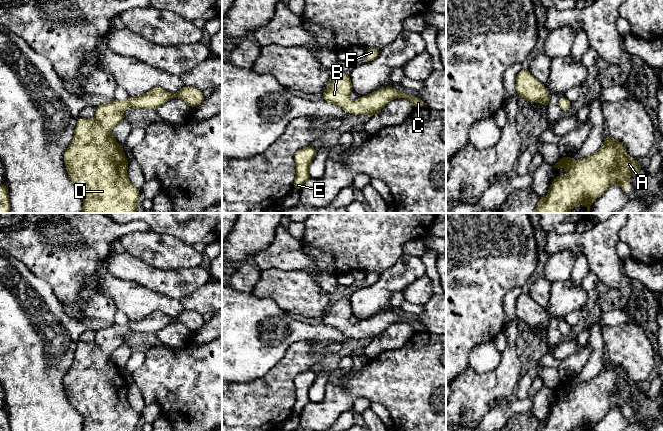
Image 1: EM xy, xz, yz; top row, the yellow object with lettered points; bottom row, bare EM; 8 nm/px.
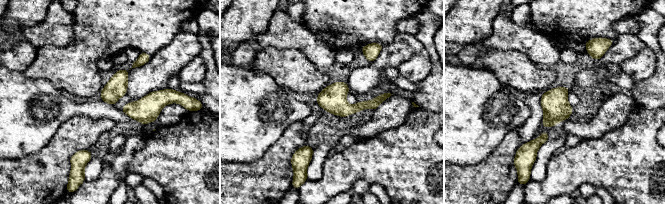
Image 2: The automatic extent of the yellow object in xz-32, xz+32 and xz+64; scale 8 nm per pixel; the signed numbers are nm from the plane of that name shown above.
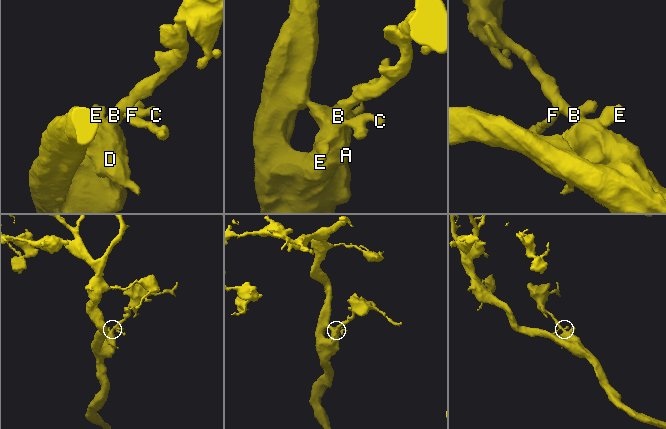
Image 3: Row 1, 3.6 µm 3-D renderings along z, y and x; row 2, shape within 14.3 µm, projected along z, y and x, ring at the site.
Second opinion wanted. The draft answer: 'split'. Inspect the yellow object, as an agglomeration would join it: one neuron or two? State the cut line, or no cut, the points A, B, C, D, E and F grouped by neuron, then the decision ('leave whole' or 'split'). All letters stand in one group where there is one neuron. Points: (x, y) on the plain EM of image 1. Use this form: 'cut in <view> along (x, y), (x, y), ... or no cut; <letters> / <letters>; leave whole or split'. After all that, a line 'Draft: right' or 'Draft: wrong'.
no cut; A B C D E F; leave whole
Draft: wrong

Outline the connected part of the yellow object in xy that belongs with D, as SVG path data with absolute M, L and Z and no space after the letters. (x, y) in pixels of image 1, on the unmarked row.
M159 310L139 321L129 321L127 325L113 322L109 327L95 332L95 341L77 344L73 364L64 376L66 394L72 407L83 416L83 431L137 431L140 414L135 412L127 399L127 384L122 370L112 360L112 353L124 343L128 330L156 334L168 324L179 321L191 332L199 330L205 323L201 314L184 310L177 317L170 317Z

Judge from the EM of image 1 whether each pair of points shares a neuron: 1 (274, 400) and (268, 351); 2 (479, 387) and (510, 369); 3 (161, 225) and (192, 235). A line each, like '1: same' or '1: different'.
1: different
2: same
3: same

